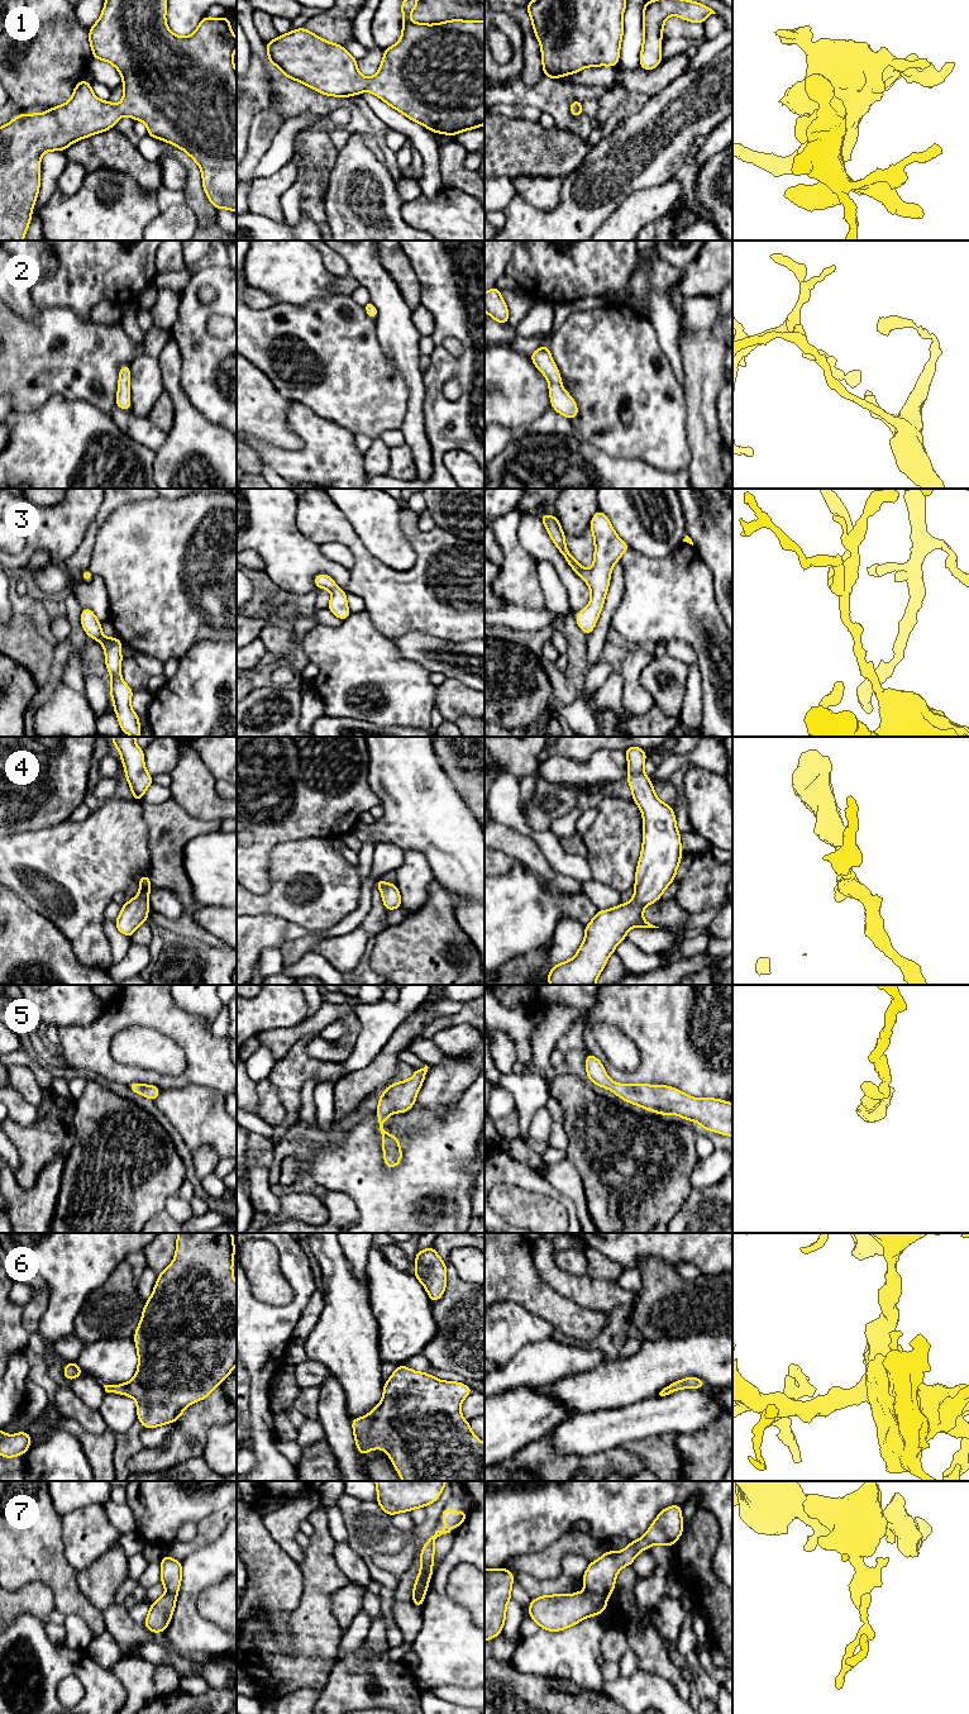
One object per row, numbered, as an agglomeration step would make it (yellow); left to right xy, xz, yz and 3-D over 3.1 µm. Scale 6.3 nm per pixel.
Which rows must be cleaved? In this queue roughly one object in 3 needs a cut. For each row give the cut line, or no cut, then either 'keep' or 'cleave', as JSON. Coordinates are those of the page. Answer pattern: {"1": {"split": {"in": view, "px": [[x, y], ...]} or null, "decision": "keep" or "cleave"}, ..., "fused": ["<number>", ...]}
{"1": {"split": null, "decision": "keep"}, "2": {"split": null, "decision": "keep"}, "3": {"split": null, "decision": "keep"}, "4": {"split": null, "decision": "keep"}, "5": {"split": null, "decision": "keep"}, "6": {"split": null, "decision": "keep"}, "7": {"split": {"in": "yz", "px": [[586, 1589], [607, 1596]]}, "decision": "cleave"}, "fused": ["7"]}

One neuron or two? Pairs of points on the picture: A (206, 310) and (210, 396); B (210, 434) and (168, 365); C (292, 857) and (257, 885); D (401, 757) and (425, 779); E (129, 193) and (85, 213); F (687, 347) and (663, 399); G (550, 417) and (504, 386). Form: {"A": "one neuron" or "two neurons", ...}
{"A": "one neuron", "B": "one neuron", "C": "two neurons", "D": "one neuron", "E": "one neuron", "F": "two neurons", "G": "two neurons"}

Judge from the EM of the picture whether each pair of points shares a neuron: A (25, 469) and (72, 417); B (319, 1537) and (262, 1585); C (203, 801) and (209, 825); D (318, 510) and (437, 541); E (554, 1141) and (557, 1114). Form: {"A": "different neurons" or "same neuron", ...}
{"A": "same neuron", "B": "different neurons", "C": "different neurons", "D": "same neuron", "E": "same neuron"}

